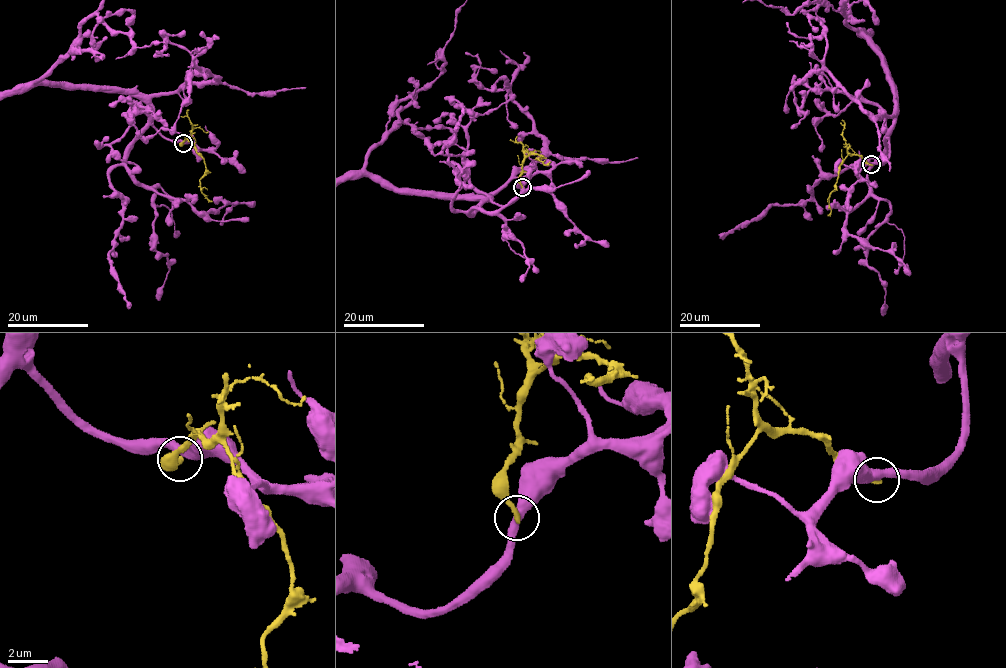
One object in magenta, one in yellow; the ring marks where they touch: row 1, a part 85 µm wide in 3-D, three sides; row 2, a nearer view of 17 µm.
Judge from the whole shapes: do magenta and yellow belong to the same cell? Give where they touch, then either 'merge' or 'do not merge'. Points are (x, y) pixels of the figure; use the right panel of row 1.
place (871, 164); do not merge

